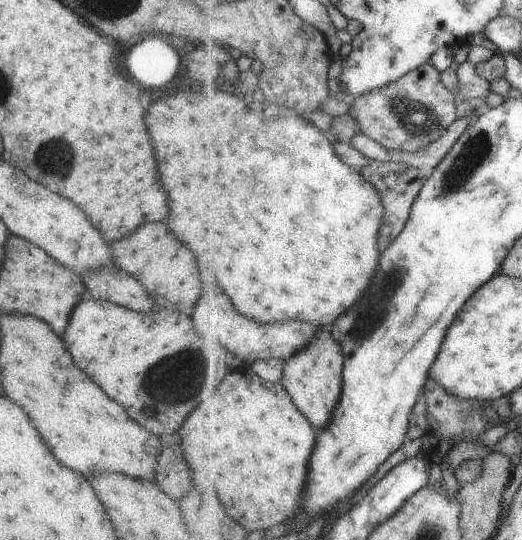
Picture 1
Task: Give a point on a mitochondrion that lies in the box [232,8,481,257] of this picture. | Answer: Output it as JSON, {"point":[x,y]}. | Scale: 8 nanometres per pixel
{"point":[418,120]}

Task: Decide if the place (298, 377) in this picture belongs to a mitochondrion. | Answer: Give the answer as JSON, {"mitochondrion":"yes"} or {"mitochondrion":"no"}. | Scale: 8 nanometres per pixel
{"mitochondrion":"no"}

